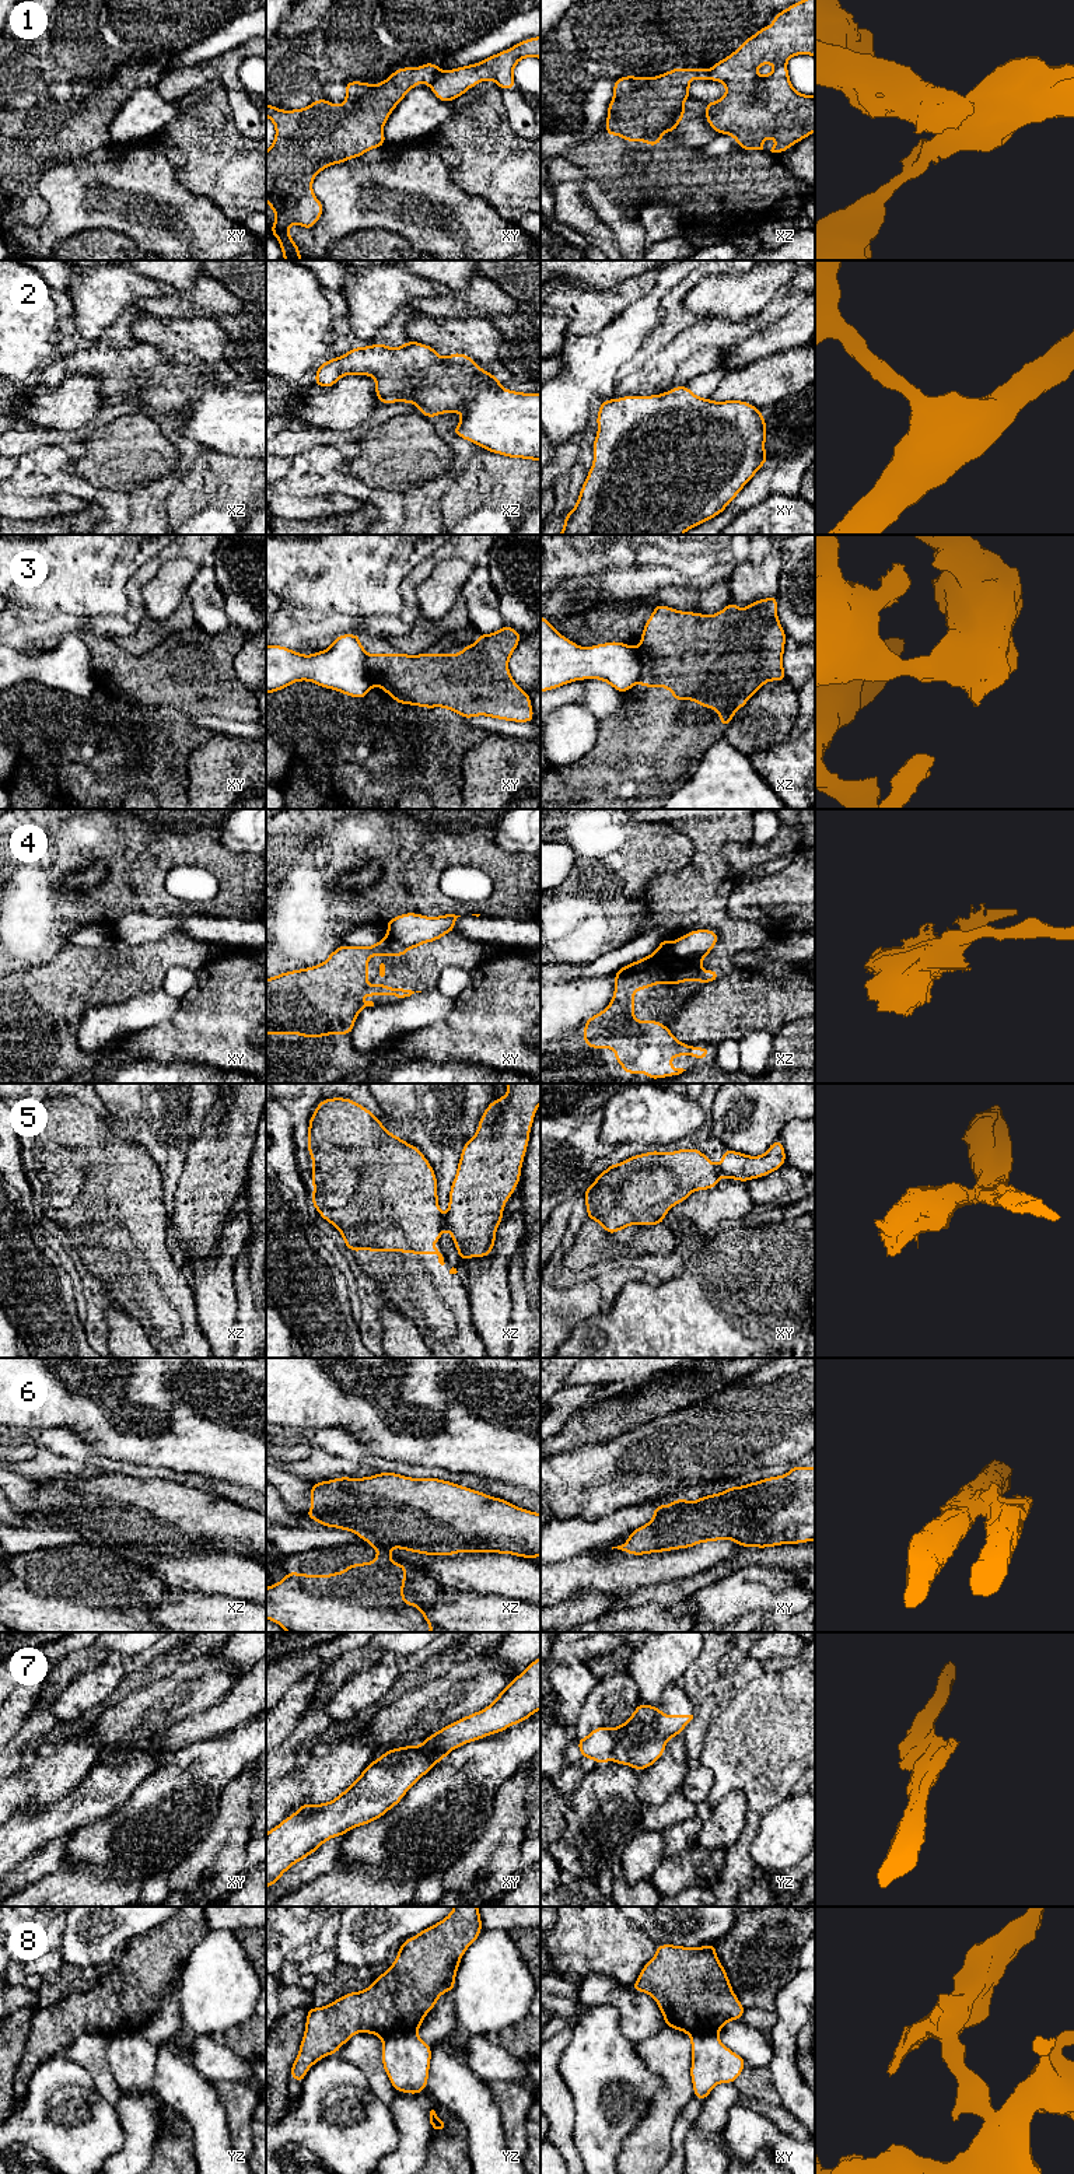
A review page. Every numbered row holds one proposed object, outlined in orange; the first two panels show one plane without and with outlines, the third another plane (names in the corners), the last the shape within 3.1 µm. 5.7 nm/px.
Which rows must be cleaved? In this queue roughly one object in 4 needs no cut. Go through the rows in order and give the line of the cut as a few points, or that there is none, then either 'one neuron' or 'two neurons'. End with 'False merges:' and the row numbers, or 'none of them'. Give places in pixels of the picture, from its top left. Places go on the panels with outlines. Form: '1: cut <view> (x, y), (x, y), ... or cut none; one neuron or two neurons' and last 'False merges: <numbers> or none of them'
1: cut xy (441, 72), (430, 86); two neurons
2: cut none; one neuron
3: cut xy (361, 647), (366, 655), (366, 668), (374, 685); two neurons
4: cut xz (671, 945), (672, 955), (677, 959), (699, 961); two neurons
5: cut xz (443, 1217), (445, 1228); two neurons
6: cut xz (368, 1541), (388, 1537), (394, 1544), (413, 1543), (419, 1551); two neurons
7: cut xy (441, 1730), (433, 1743), (437, 1761); two neurons
8: cut yz (415, 2031), (401, 2031), (382, 2038); two neurons
False merges: 1, 3, 4, 5, 6, 7, 8

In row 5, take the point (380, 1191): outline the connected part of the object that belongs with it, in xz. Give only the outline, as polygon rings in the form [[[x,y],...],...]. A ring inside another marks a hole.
[[[332,1097],[325,1099],[318,1103],[314,1114],[309,1118],[308,1125],[308,1141],[307,1141],[307,1149],[311,1153],[312,1159],[312,1174],[311,1181],[314,1183],[314,1191],[312,1191],[312,1205],[319,1212],[319,1215],[326,1221],[330,1222],[335,1229],[337,1229],[342,1233],[343,1243],[353,1251],[358,1250],[368,1250],[368,1251],[400,1251],[400,1253],[412,1253],[412,1254],[437,1254],[438,1263],[444,1265],[444,1257],[435,1247],[435,1243],[441,1239],[441,1232],[444,1228],[444,1215],[440,1211],[437,1198],[437,1176],[426,1159],[426,1156],[421,1153],[421,1151],[403,1141],[402,1138],[391,1134],[379,1121],[378,1117],[375,1117],[368,1109],[364,1106],[356,1103],[351,1099],[344,1097]]]

